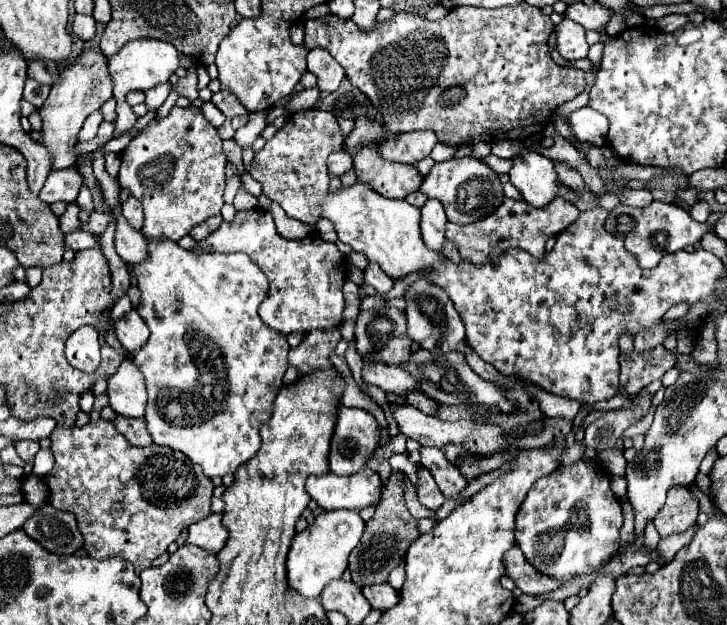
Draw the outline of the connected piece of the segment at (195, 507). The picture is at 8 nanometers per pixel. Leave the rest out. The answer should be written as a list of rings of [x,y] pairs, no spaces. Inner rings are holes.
[[[99,419],[83,427],[55,427],[51,433],[51,451],[55,455],[55,467],[49,471],[49,475],[45,475],[49,503],[55,509],[75,515],[83,535],[83,547],[93,559],[117,555],[131,561],[135,573],[141,573],[143,569],[151,567],[153,559],[167,551],[167,545],[173,543],[185,527],[205,519],[211,513],[213,483],[201,471],[197,475],[181,451],[159,445],[149,445],[145,449],[133,447],[111,421]]]

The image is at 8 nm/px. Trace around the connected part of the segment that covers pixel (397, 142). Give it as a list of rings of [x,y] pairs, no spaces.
[[[433,131],[399,133],[383,143],[381,155],[389,161],[413,165],[413,163],[419,163],[421,159],[429,157],[435,143],[437,143],[437,137]]]

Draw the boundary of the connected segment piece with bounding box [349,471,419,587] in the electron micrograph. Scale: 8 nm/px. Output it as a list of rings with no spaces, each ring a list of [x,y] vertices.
[[[393,471],[391,473],[389,483],[383,487],[383,495],[381,495],[381,501],[377,505],[377,511],[375,511],[373,519],[369,519],[367,525],[365,525],[365,533],[361,537],[361,543],[349,555],[351,581],[357,587],[385,583],[387,577],[389,577],[389,573],[403,559],[403,555],[409,549],[409,545],[419,537],[417,519],[411,517],[411,513],[405,507],[401,479],[403,479],[403,473],[401,471]]]

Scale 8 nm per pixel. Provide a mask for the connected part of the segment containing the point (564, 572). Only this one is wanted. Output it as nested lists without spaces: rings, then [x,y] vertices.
[[[579,459],[573,465],[561,465],[529,489],[517,513],[515,539],[537,571],[567,581],[613,555],[621,525],[621,503],[611,491],[611,479],[599,471],[597,463]]]

